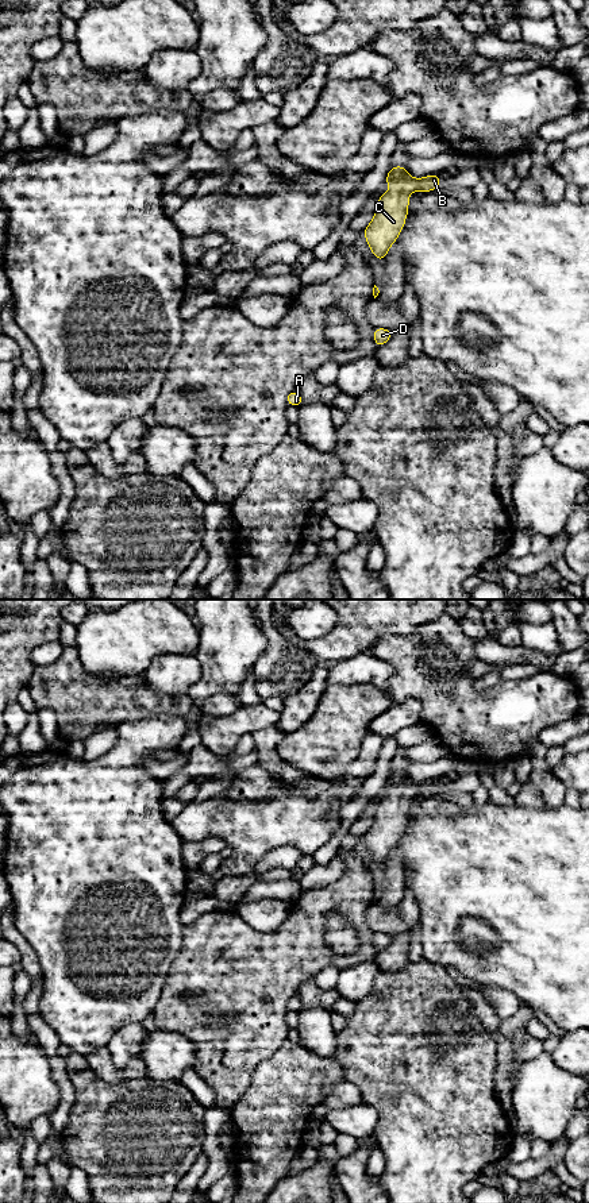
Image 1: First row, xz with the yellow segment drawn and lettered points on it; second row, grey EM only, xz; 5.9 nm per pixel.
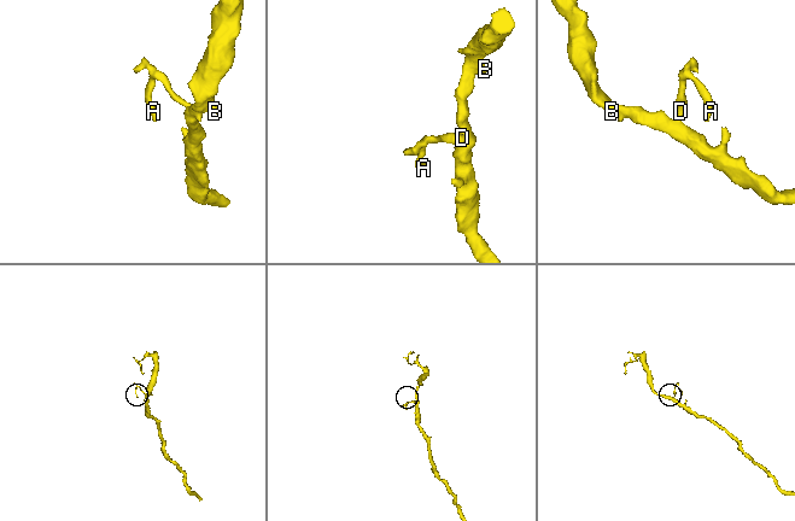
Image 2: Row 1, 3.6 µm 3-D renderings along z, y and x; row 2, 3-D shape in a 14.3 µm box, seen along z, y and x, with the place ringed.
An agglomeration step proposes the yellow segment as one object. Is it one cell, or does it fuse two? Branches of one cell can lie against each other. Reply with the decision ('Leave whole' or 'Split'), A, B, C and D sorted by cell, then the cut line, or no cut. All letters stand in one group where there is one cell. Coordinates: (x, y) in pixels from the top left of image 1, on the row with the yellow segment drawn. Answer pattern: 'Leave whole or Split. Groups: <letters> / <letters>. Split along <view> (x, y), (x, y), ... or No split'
Leave whole. Groups: A B C D. No split

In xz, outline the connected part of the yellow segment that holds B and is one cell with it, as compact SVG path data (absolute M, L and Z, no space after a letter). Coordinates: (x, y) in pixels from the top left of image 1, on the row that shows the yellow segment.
M405 166L390 167L385 182L390 189L381 194L376 213L363 235L373 255L382 262L390 246L399 239L408 216L409 194L416 190L431 192L440 186L439 174L412 178Z

